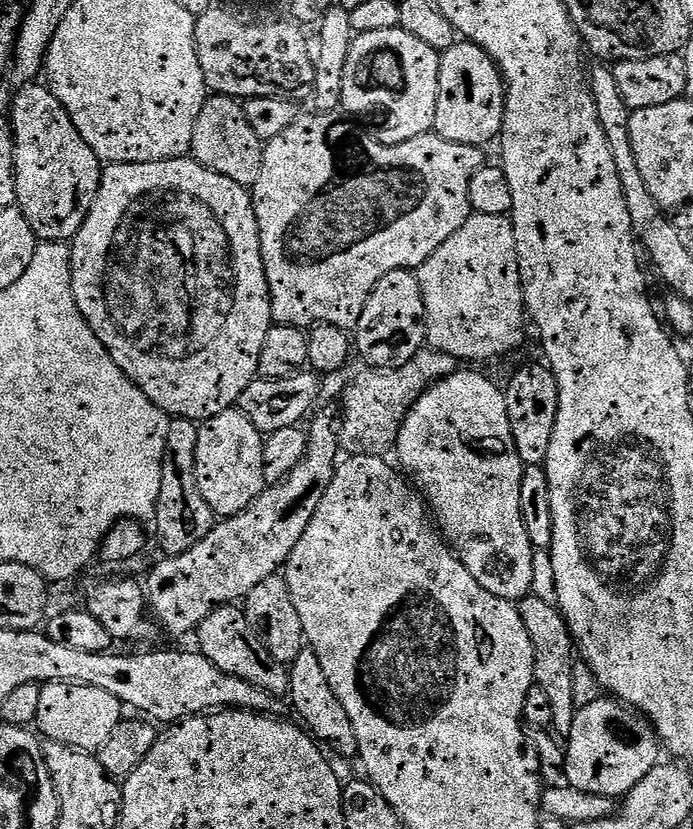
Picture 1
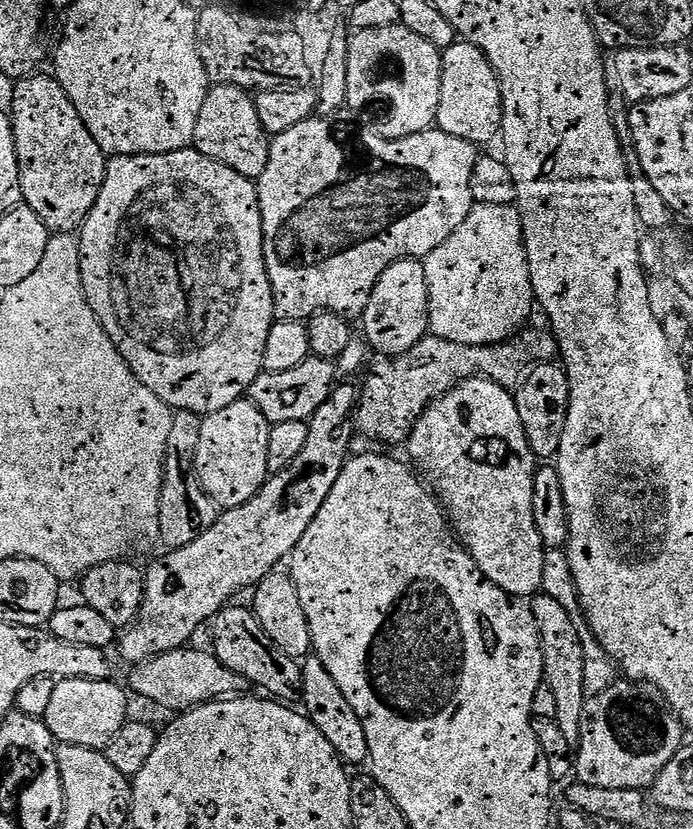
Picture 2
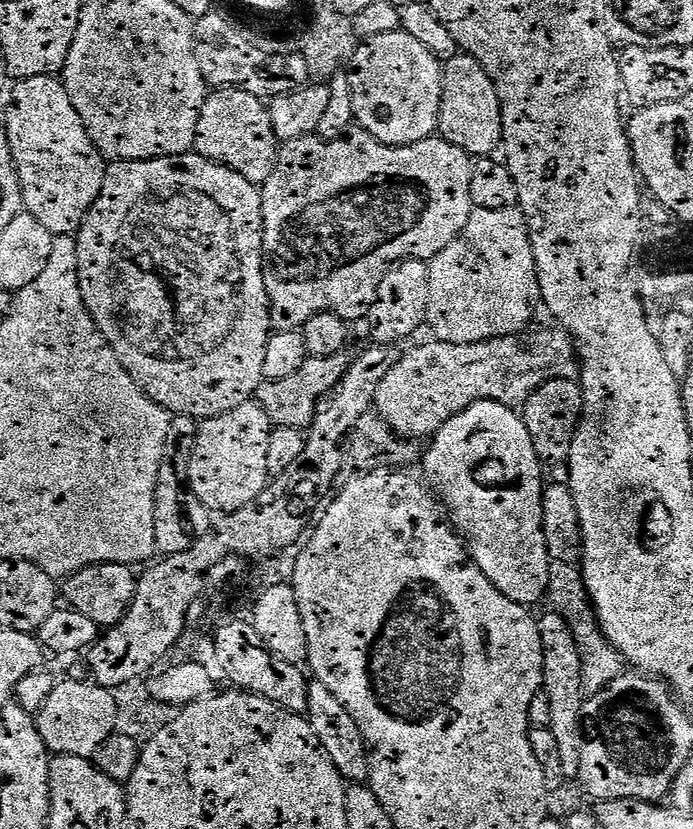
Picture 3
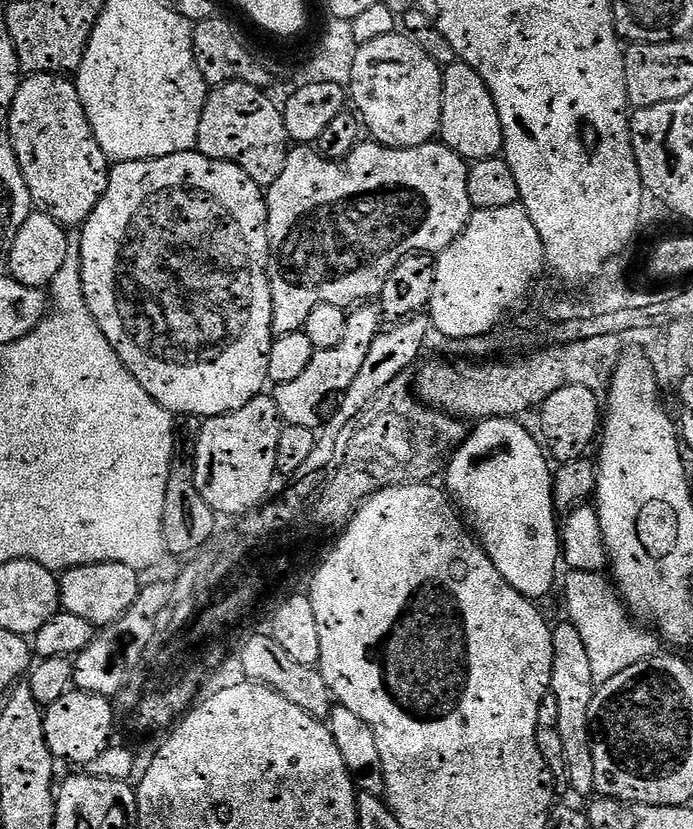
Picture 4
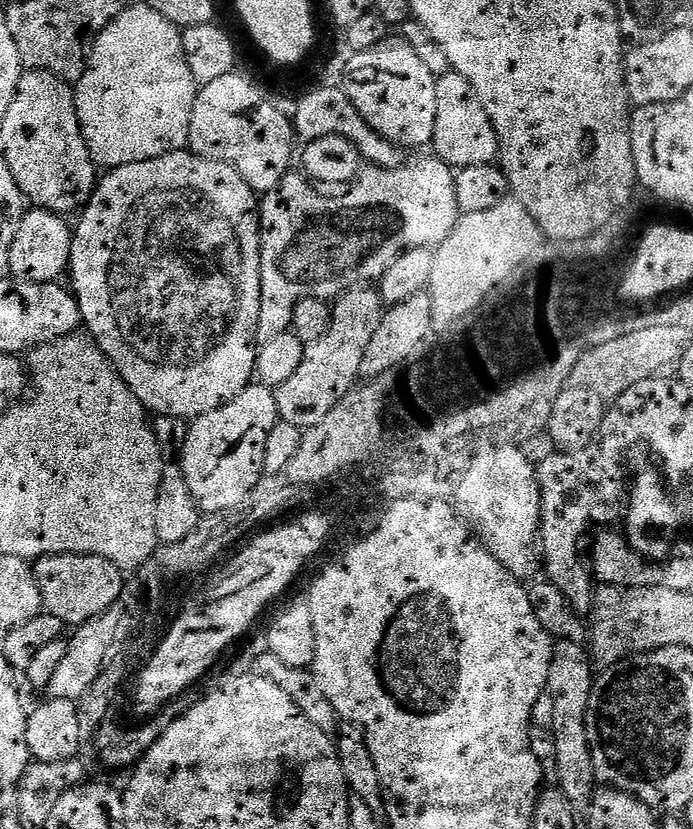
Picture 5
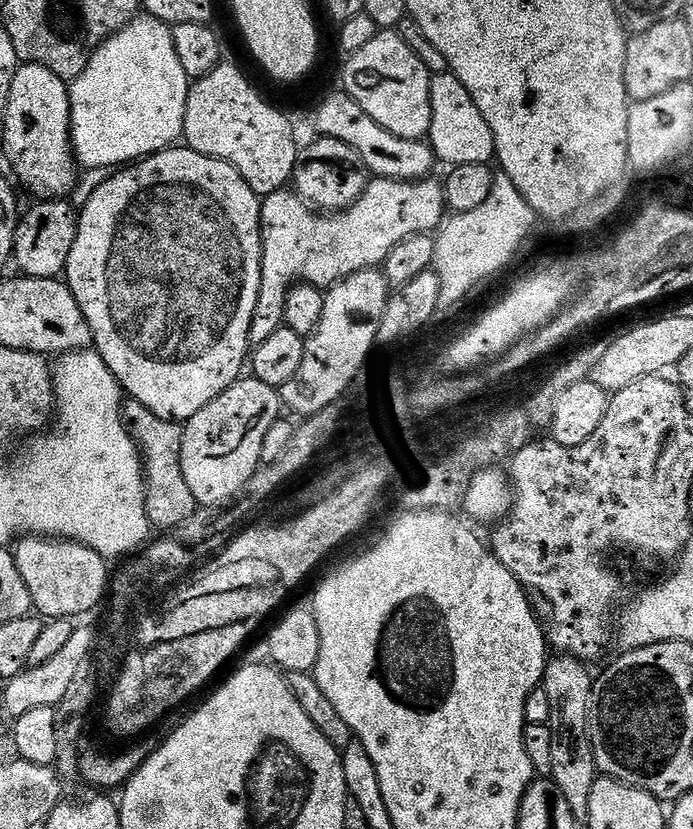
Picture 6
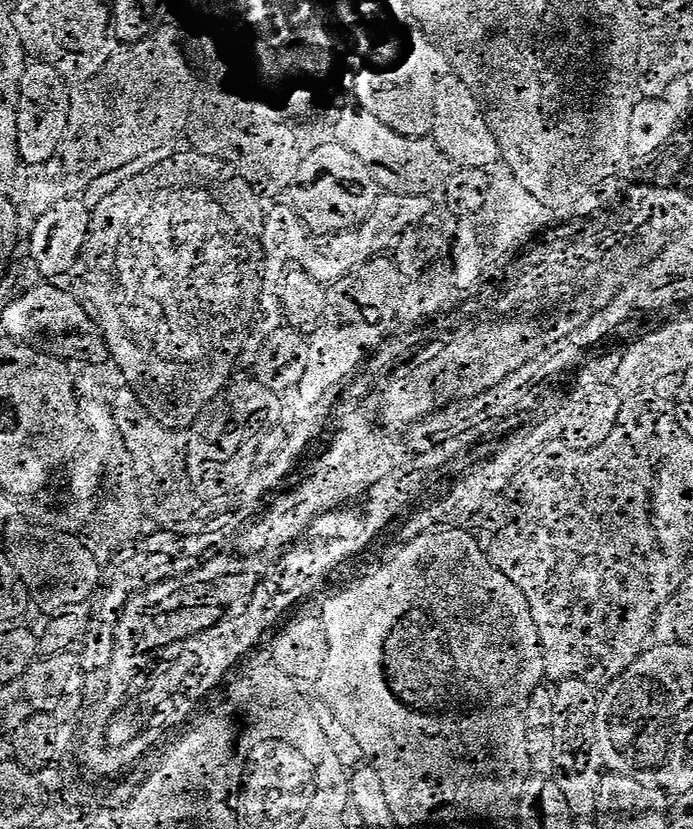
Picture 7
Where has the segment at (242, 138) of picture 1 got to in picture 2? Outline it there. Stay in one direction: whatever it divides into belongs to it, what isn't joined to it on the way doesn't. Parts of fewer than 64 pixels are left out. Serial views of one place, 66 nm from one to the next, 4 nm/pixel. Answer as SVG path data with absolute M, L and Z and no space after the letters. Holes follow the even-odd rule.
M229 84L209 87L192 135L192 144L197 152L230 166L230 170L256 182L262 170L266 170L269 143L262 122L258 122L255 99L249 93Z

